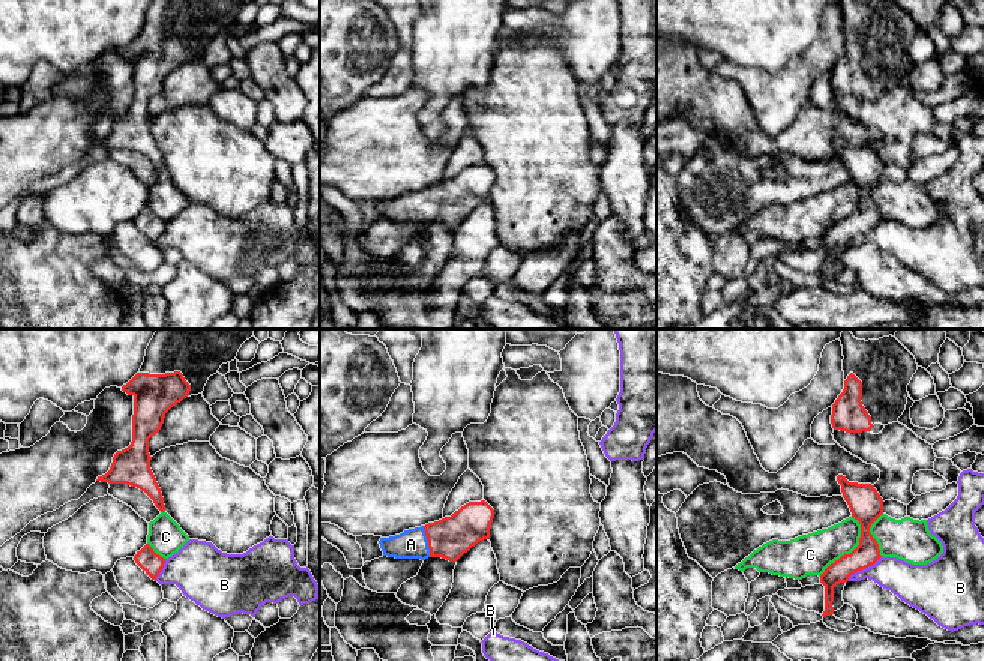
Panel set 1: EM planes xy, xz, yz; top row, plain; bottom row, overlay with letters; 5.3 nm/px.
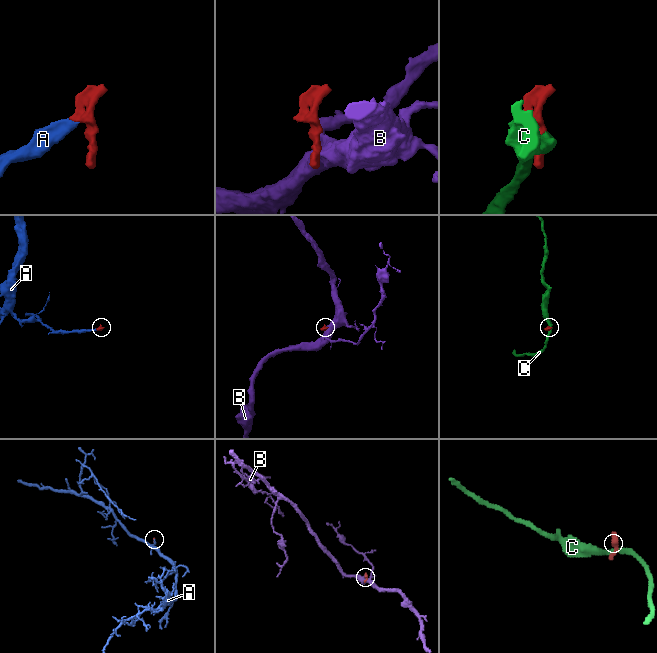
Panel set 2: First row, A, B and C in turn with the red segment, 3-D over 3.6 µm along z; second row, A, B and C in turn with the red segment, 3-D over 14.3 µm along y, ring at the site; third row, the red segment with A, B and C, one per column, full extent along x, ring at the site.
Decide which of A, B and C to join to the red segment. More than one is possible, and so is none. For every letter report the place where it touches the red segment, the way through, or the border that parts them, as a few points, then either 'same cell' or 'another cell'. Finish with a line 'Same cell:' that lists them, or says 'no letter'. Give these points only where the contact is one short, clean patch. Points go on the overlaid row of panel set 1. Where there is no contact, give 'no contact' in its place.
A: meets red in xz at (427, 540); runs through xz (449, 538), (427, 540), (410, 544); same cell
B: meets red in yz at (864, 568); border along yz (882, 556), (855, 571), (848, 580); another cell
C: meets red in yz at (854, 550); another cell
Same cell: A

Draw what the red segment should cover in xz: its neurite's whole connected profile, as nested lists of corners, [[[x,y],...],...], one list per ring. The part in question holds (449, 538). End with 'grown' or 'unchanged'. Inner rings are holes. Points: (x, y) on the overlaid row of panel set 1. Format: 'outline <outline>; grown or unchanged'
outline [[[469,502],[451,517],[380,538],[383,556],[395,559],[442,557],[457,562],[479,541],[490,538],[494,509],[485,502]]]; grown

